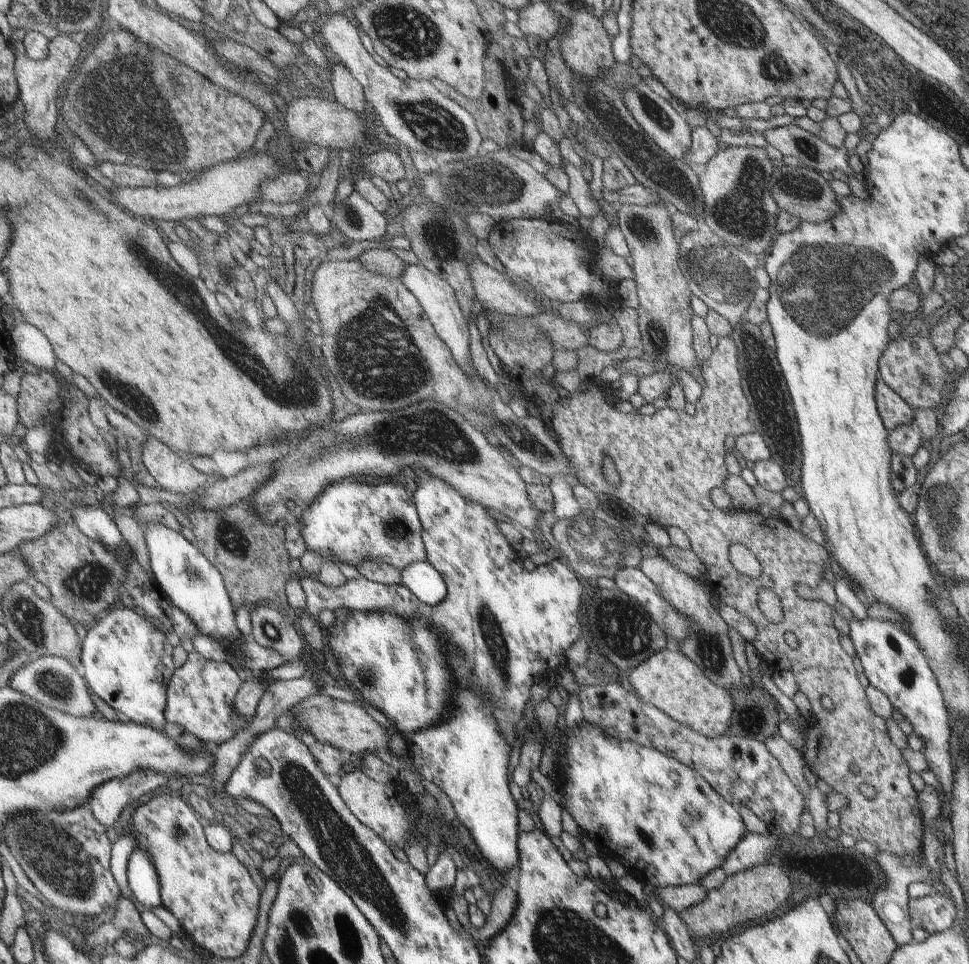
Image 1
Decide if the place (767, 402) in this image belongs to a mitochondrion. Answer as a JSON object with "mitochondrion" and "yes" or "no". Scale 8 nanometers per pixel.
{"mitochondrion":"yes"}

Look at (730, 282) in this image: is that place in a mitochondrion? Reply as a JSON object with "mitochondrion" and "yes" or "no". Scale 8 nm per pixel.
{"mitochondrion":"yes"}

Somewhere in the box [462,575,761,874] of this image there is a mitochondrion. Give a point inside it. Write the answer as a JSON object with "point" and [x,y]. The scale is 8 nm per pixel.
{"point":[622,629]}

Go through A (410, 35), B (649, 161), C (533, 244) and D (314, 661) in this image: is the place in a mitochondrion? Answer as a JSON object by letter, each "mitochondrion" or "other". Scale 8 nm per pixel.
{"A":"mitochondrion","B":"mitochondrion","C":"other","D":"other"}

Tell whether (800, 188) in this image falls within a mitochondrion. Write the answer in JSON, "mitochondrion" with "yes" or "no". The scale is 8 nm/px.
{"mitochondrion":"yes"}

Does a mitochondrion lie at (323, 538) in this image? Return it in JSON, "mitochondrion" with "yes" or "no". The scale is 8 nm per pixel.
{"mitochondrion":"no"}

